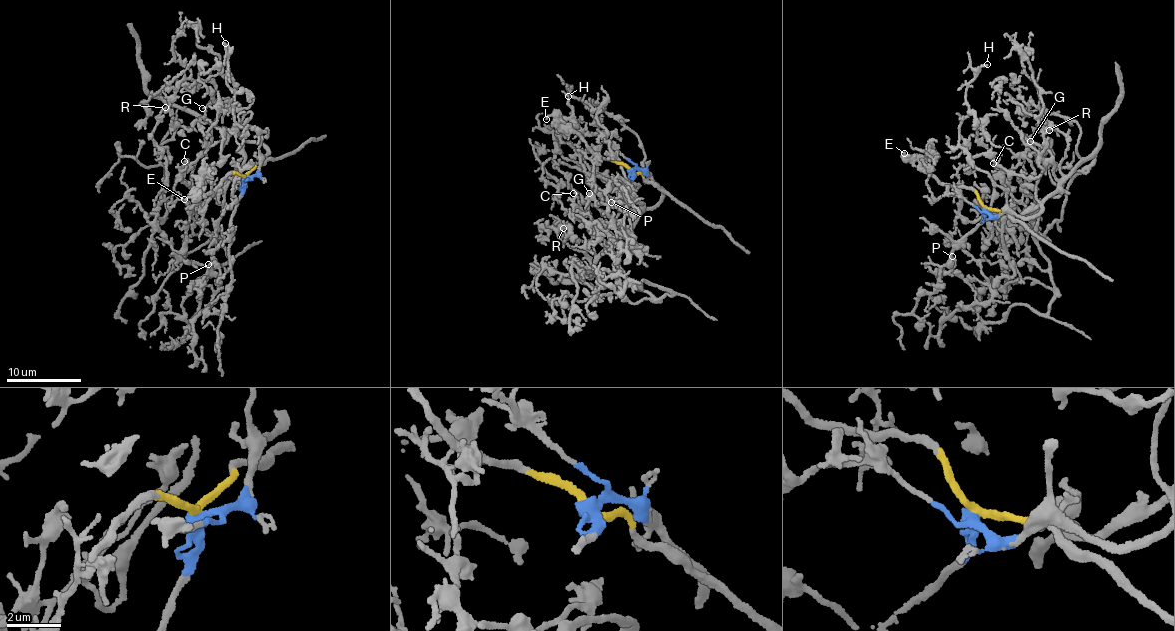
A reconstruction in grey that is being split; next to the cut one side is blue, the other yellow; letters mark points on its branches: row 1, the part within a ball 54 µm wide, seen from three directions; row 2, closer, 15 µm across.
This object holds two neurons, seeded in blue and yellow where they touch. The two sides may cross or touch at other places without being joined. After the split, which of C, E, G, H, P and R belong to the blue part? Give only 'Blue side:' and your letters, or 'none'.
Blue side: C, G, H, P, R

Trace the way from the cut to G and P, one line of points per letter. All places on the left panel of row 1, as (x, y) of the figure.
G: (243, 177), (253, 176), (267, 152), (264, 147), (218, 127), (215, 121), (226, 100), (215, 100), (203, 108)
P: (243, 177), (244, 190), (231, 220), (231, 265), (220, 281), (219, 269), (209, 263)

